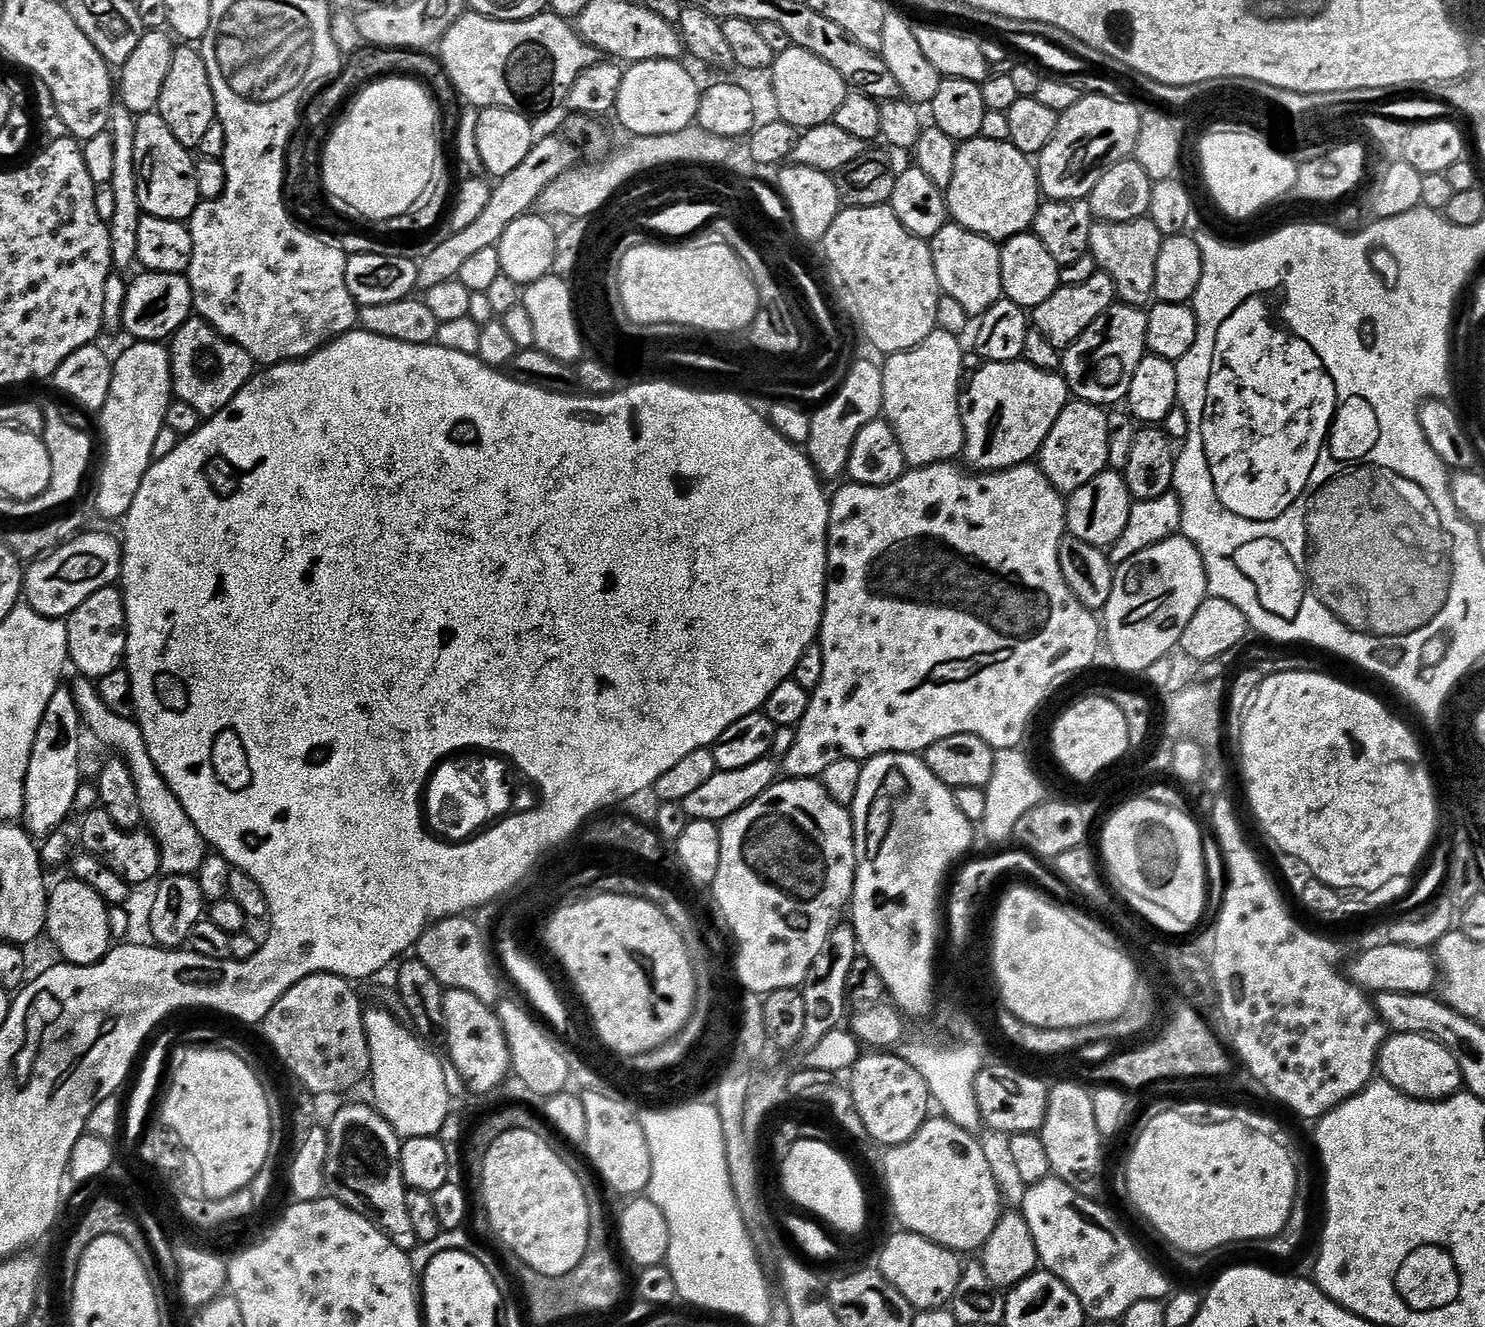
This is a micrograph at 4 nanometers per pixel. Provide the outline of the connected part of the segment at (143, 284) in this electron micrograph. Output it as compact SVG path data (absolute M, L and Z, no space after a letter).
M148 272L140 274L128 288L128 297L124 300L124 328L136 342L164 342L176 335L183 324L193 315L192 287L184 274L166 274L165 272Z

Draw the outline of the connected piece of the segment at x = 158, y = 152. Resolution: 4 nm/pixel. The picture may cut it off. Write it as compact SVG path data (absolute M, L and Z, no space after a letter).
M155 111L141 115L134 134L136 190L141 213L166 220L191 221L202 201L198 194L193 153L182 147Z

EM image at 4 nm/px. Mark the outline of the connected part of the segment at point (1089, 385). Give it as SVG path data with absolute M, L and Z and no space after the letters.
M1117 303L1102 318L1094 318L1079 338L1063 349L1059 371L1075 399L1088 404L1109 406L1127 401L1130 378L1138 370L1138 362L1146 355L1146 326L1148 313L1144 308L1131 308Z

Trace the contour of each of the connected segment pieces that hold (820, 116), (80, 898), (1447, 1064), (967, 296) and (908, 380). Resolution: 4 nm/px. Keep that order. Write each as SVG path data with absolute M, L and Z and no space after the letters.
M795 46L773 59L771 76L777 117L797 130L807 130L833 121L838 108L850 95L848 85L832 66L826 65L826 62L809 51Z
M77 880L69 881L54 886L49 893L45 929L67 963L84 967L104 959L110 950L109 907L92 888Z
M1397 1032L1385 1039L1378 1057L1378 1076L1413 1100L1446 1100L1461 1091L1464 1083L1452 1051L1431 1036L1420 1036L1417 1032Z
M951 222L945 224L930 242L936 283L945 296L954 298L966 310L970 318L984 315L990 306L994 306L1004 296L1004 287L1000 278L1001 245L988 240Z
M937 330L929 334L925 340L918 346L914 346L905 352L893 352L887 357L888 360L882 364L884 373L884 410L882 413L883 419L887 420L888 425L892 427L896 435L898 446L904 455L905 465L912 468L929 468L931 464L943 464L945 462L955 461L955 456L959 457L964 451L964 423L960 421L960 398L962 395L962 380L960 384L960 375L963 374L964 368L964 352L960 349L961 341L957 337L952 336L949 332Z

